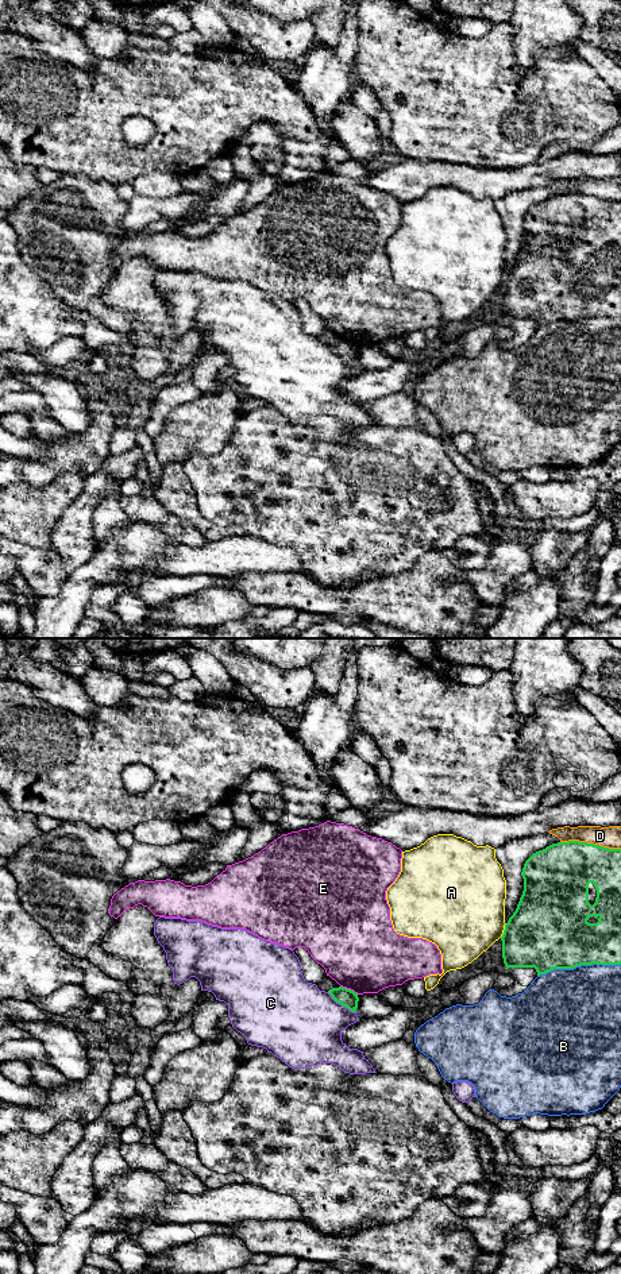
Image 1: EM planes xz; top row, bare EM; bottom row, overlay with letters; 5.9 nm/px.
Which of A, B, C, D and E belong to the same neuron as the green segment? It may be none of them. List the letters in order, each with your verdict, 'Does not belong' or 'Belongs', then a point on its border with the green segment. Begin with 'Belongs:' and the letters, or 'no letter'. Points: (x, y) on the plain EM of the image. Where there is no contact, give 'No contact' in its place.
Belongs: no letter
A: Does not belong. Touches green at xz (504, 282)
B: Does not belong. Touches green at xz (567, 320)
C: Does not belong. Touches green at xz (342, 356)
D: Does not belong. Touches green at xz (590, 196)
E: Does not belong. Touches green at xz (350, 342)

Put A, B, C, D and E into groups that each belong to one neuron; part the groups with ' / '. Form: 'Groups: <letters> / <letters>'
Groups: A / B / C / D / E

